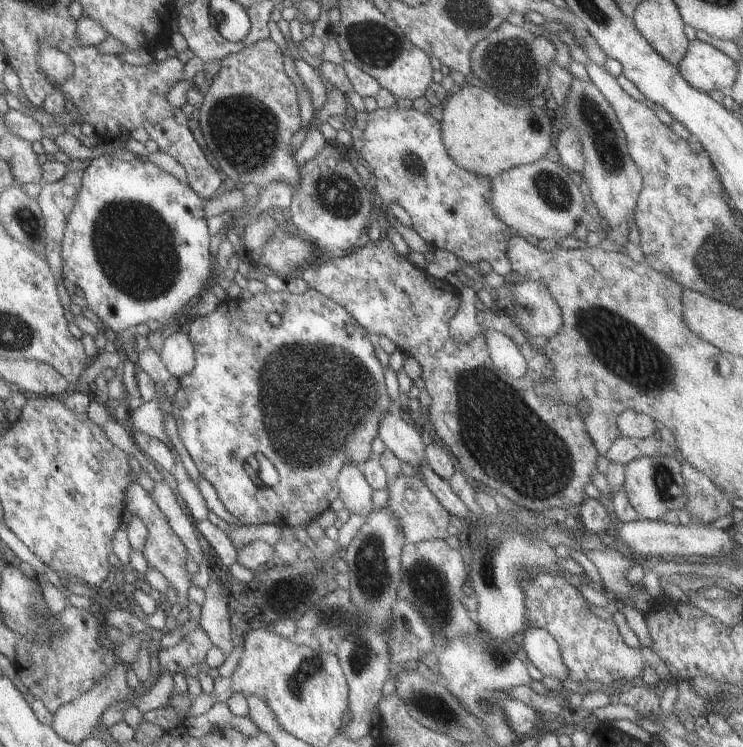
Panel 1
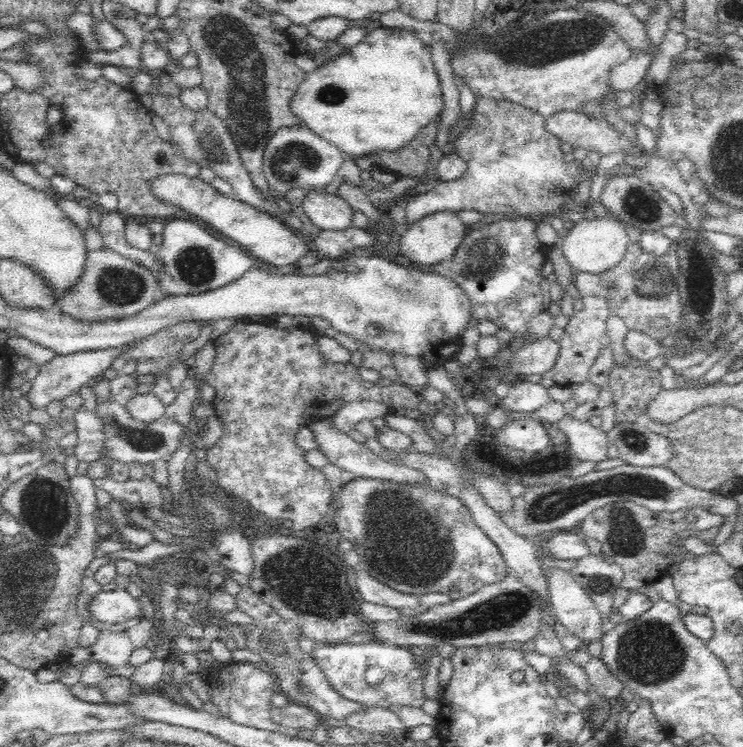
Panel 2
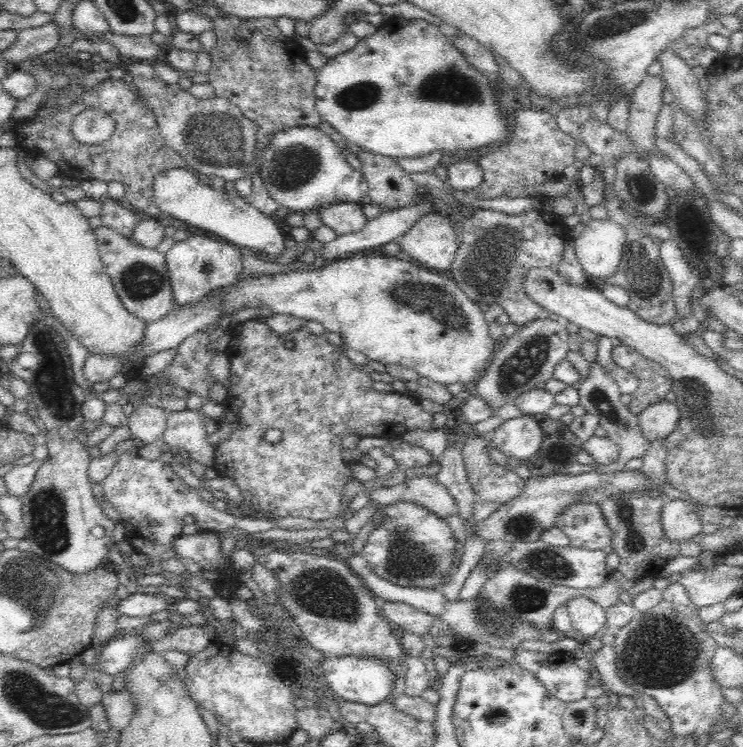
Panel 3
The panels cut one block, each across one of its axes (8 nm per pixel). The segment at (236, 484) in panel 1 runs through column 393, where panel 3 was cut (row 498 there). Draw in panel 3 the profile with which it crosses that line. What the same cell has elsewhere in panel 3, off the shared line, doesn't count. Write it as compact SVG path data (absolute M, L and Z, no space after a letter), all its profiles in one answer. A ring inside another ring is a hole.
M404 496L395 504L382 508L377 521L383 526L368 536L361 555L380 578L403 587L438 588L442 578L452 572L454 535L448 523L436 514Z

